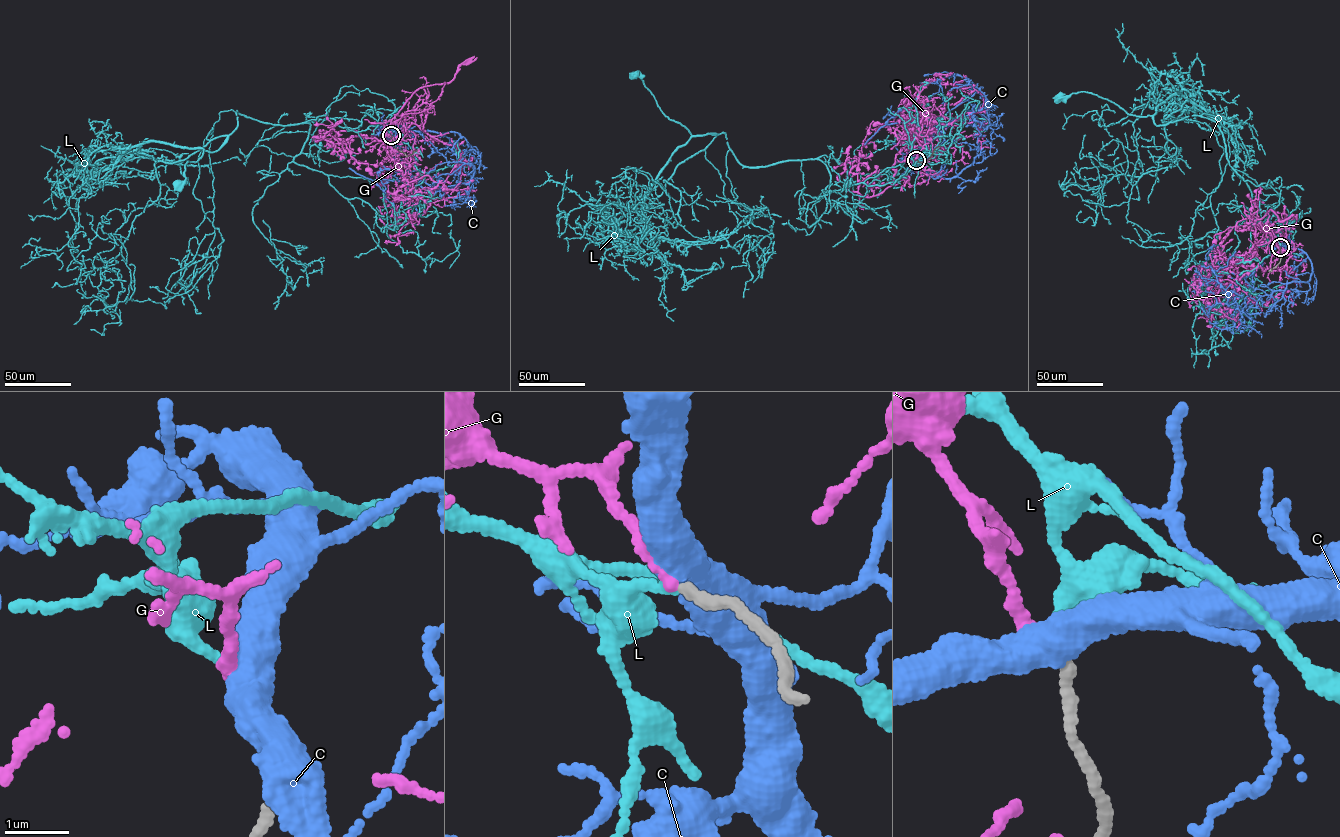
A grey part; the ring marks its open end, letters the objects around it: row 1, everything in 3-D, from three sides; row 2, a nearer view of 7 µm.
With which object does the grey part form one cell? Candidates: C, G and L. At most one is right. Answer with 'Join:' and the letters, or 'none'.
Join: L

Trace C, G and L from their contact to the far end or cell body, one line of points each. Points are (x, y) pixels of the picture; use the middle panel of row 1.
C: (916, 159), (929, 129), (973, 95), (974, 85), (958, 75), (943, 77), (939, 91), (927, 100)
G: (916, 159), (900, 150), (892, 185), (877, 195), (848, 190), (869, 125), (882, 124)
L: (916, 159), (909, 154), (854, 181), (825, 155), (747, 167), (725, 133), (692, 135), (634, 75)

